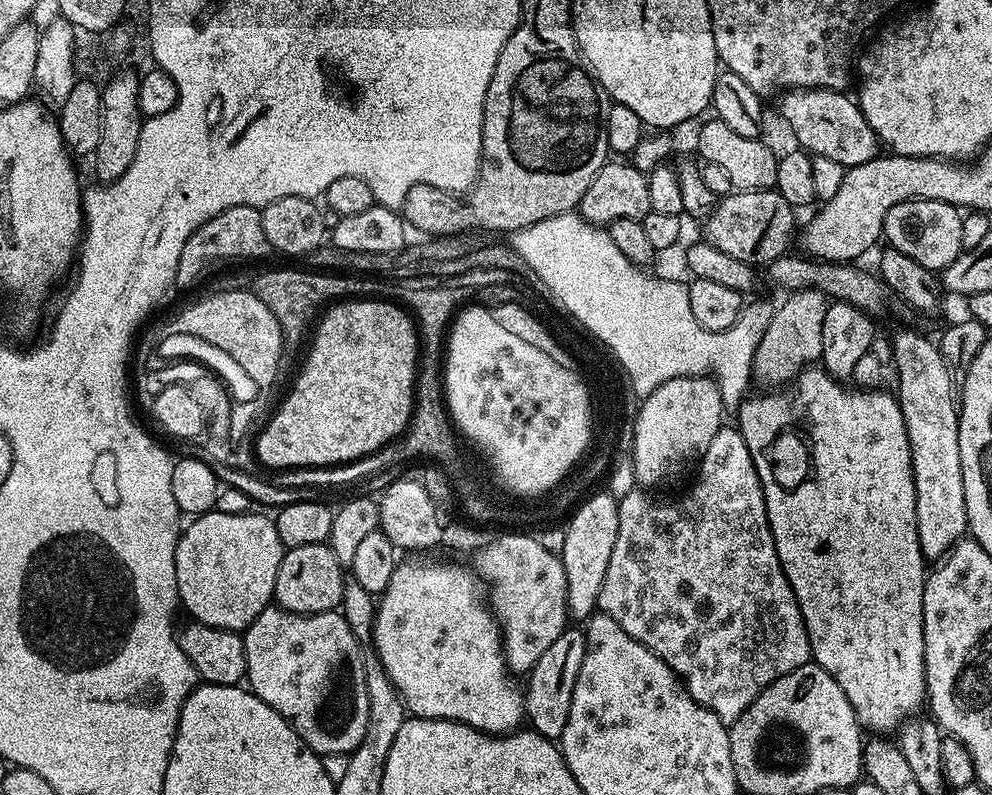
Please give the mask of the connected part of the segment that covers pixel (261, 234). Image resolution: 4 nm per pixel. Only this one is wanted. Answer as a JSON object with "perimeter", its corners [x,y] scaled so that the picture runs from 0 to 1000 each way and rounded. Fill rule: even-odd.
{"perimeter":[[[236,259],[208,279],[183,309],[183,325],[179,325],[176,361],[194,362],[205,347],[213,345],[225,332],[234,332],[237,327],[258,327],[261,322],[271,321],[268,289],[264,289],[263,263],[252,259]]]}

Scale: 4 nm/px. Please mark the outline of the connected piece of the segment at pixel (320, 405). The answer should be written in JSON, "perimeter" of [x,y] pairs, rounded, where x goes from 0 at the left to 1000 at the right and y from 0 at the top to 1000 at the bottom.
{"perimeter":[[[377,375],[341,377],[324,394],[315,418],[313,440],[294,491],[258,553],[258,574],[268,587],[332,590],[354,584],[390,562],[410,540],[415,527],[421,449],[425,443],[421,413],[406,386],[373,376]]]}

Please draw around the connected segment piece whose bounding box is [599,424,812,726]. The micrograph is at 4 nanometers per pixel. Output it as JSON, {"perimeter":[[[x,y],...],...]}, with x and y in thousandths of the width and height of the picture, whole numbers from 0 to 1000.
{"perimeter":[[[727,535],[723,546],[712,561],[710,572],[704,580],[706,595],[698,609],[698,615],[686,629],[672,634],[669,629],[656,629],[649,616],[638,616],[623,629],[623,678],[619,681],[619,692],[615,696],[615,712],[611,712],[611,728],[607,731],[604,769],[608,774],[619,777],[635,803],[647,808],[654,815],[679,848],[690,859],[690,867],[708,888],[712,888],[728,909],[738,912],[760,883],[760,878],[772,863],[779,860],[784,853],[804,843],[819,830],[819,814],[815,806],[815,794],[808,777],[808,767],[802,756],[800,742],[784,707],[784,692],[780,692],[780,677],[776,667],[776,657],[772,647],[772,626],[768,621],[768,611],[764,601],[764,591],[760,591],[760,576],[756,576],[756,566],[752,561],[752,551],[748,551],[743,537]]]}

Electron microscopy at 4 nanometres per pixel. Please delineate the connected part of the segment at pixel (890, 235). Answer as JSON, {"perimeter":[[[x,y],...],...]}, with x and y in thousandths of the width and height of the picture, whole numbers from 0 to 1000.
{"perimeter":[[[914,252],[900,259],[897,269],[893,269],[890,301],[909,319],[921,325],[921,330],[947,345],[973,316],[970,309],[971,278],[969,263],[961,257],[945,252]]]}

